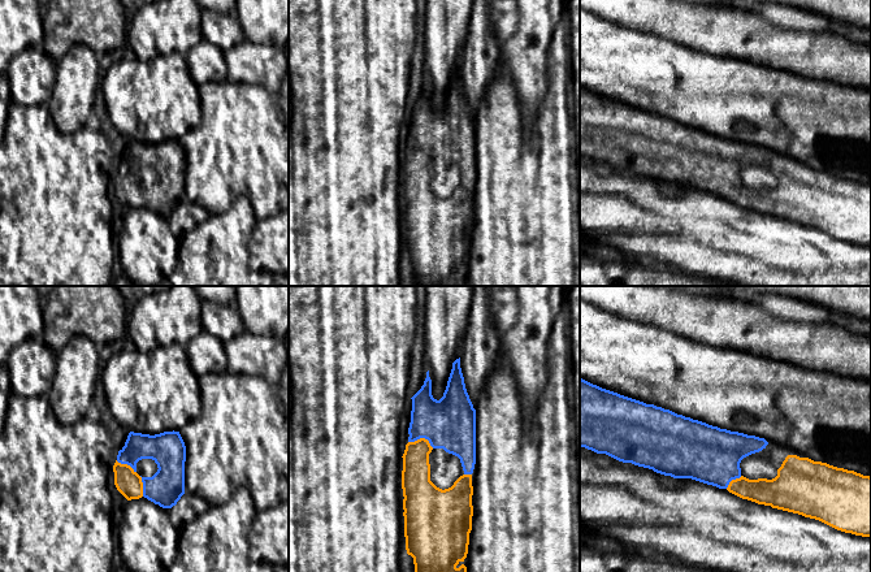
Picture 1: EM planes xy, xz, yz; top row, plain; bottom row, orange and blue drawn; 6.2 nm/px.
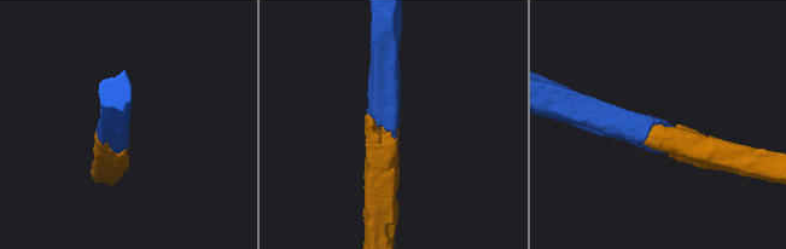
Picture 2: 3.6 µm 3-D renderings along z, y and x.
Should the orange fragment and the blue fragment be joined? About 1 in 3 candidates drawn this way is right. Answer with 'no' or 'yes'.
yes

